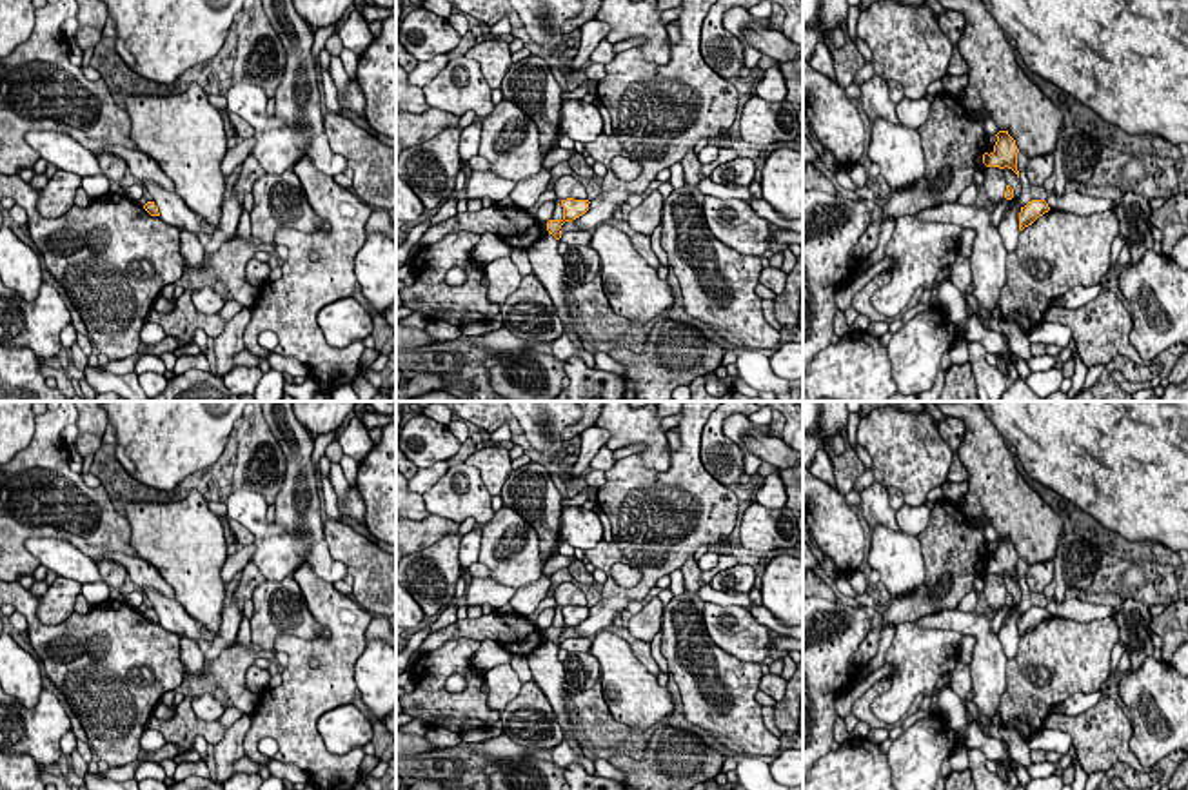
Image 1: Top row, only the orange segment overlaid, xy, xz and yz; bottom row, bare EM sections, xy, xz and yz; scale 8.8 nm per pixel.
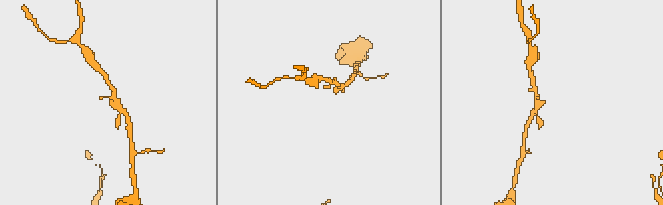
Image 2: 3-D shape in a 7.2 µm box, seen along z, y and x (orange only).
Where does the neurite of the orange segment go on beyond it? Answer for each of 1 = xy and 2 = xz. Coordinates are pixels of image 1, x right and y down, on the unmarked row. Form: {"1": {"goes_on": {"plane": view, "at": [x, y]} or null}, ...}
{"1": {"goes_on": null}, "2": {"goes_on": null}}

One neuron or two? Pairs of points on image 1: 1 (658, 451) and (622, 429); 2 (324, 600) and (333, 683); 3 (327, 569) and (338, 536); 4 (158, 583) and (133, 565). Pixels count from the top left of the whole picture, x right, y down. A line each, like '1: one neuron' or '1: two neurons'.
1: one neuron
2: one neuron
3: two neurons
4: one neuron

